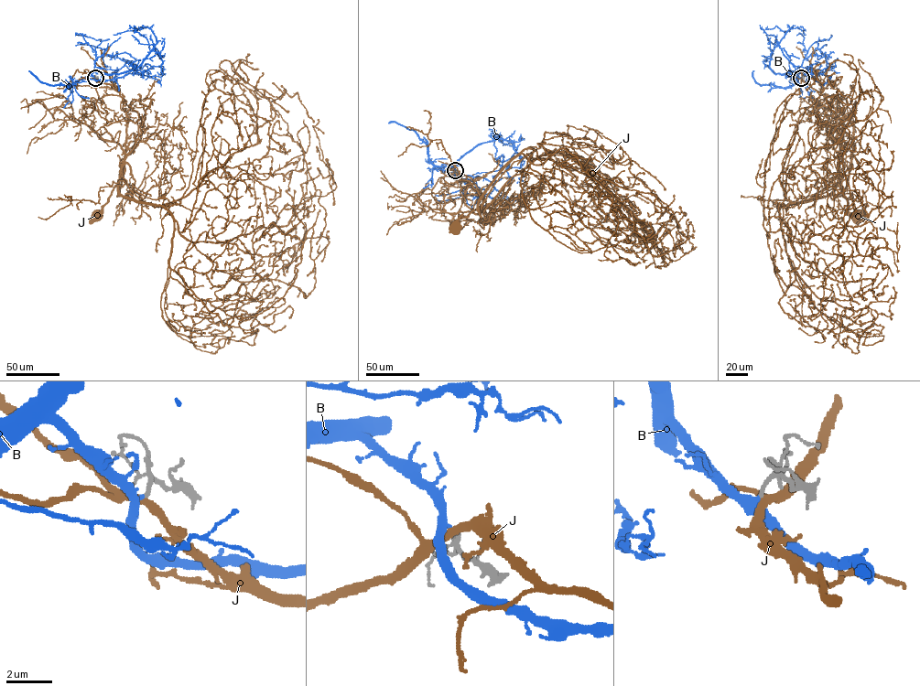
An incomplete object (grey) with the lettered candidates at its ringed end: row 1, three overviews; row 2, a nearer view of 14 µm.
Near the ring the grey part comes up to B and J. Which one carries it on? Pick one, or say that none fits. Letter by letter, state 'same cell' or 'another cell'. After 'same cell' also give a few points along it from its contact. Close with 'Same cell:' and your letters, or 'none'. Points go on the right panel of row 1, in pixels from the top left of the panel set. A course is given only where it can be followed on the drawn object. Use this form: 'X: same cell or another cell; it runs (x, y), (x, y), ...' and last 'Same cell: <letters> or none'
B: same cell; it runs (802, 78), (795, 71), (776, 74), (770, 69), (777, 45), (798, 66), (795, 73), (787, 71), (792, 77)
J: another cell
Same cell: B

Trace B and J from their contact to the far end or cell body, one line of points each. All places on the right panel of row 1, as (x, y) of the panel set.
B: (802, 78), (795, 71), (776, 74), (770, 69), (777, 45), (798, 66), (795, 73), (787, 71), (792, 77)
J: (801, 78), (853, 124), (854, 148), (846, 144), (839, 149), (838, 185), (847, 201), (848, 210), (858, 217)

